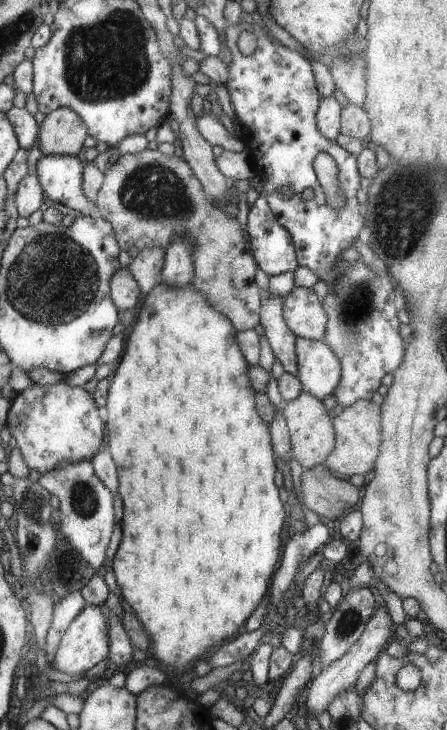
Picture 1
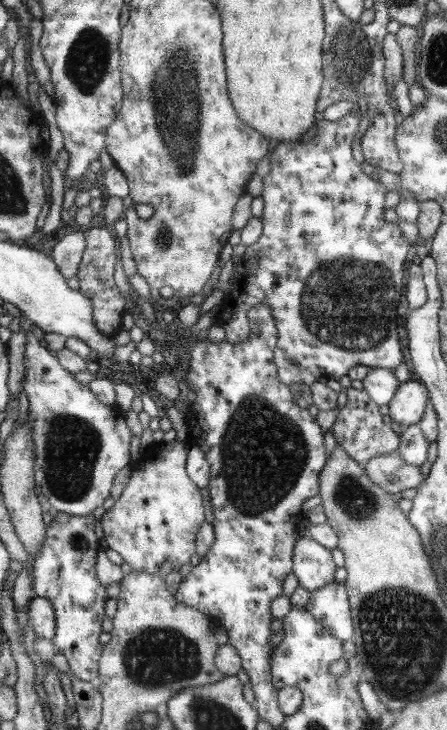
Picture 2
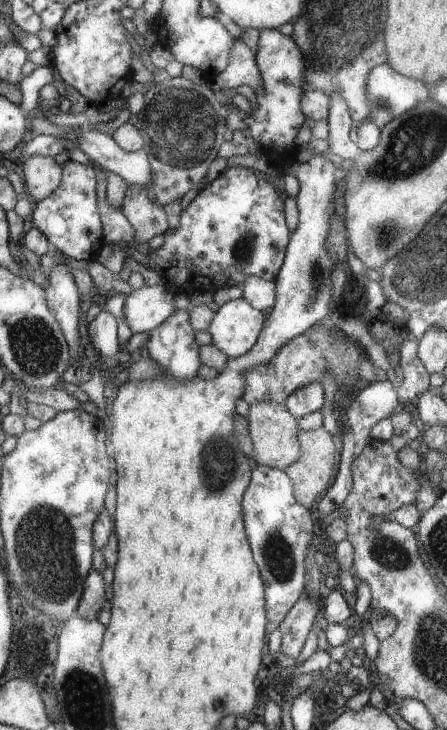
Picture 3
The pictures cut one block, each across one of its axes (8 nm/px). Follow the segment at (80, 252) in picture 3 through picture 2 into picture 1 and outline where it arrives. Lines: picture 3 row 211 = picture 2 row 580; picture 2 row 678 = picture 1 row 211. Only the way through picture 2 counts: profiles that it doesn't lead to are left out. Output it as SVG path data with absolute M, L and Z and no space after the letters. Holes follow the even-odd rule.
M71 155L42 156L37 174L47 199L69 207L77 217L91 217L97 215L97 209L81 188L80 159Z

